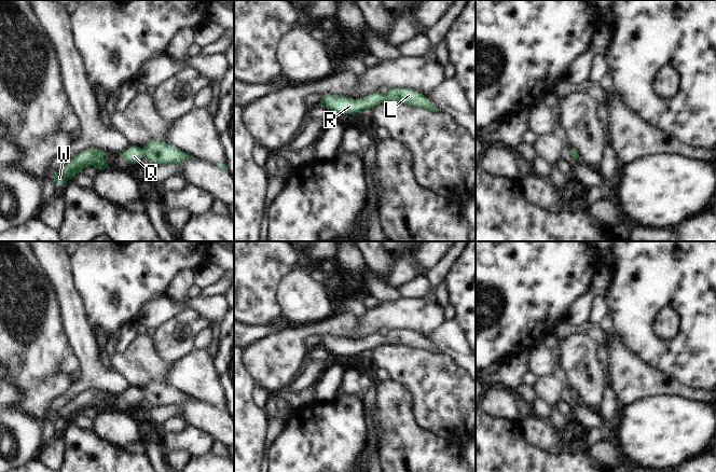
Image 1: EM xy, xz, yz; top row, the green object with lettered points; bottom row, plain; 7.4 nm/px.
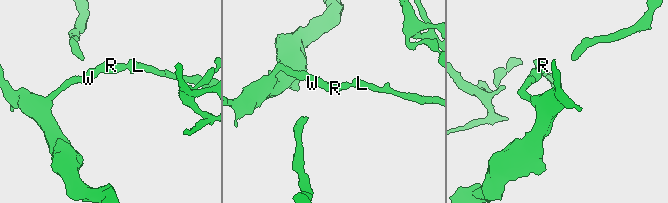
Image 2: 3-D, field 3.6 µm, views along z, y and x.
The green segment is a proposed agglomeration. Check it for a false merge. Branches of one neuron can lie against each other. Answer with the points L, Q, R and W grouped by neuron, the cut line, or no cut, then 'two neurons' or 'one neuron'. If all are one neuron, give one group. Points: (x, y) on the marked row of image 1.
L Q R W | no cut | one neuron

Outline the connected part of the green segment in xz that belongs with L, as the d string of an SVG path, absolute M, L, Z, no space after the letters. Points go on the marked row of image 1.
M390 88L385 96L376 92L358 99L325 94L319 106L334 113L358 114L385 101L388 103L404 103L415 108L424 108L431 112L439 112L426 97L411 88Z

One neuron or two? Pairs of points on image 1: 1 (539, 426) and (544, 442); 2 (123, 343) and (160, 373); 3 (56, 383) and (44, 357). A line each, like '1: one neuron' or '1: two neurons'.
1: one neuron
2: two neurons
3: one neuron

